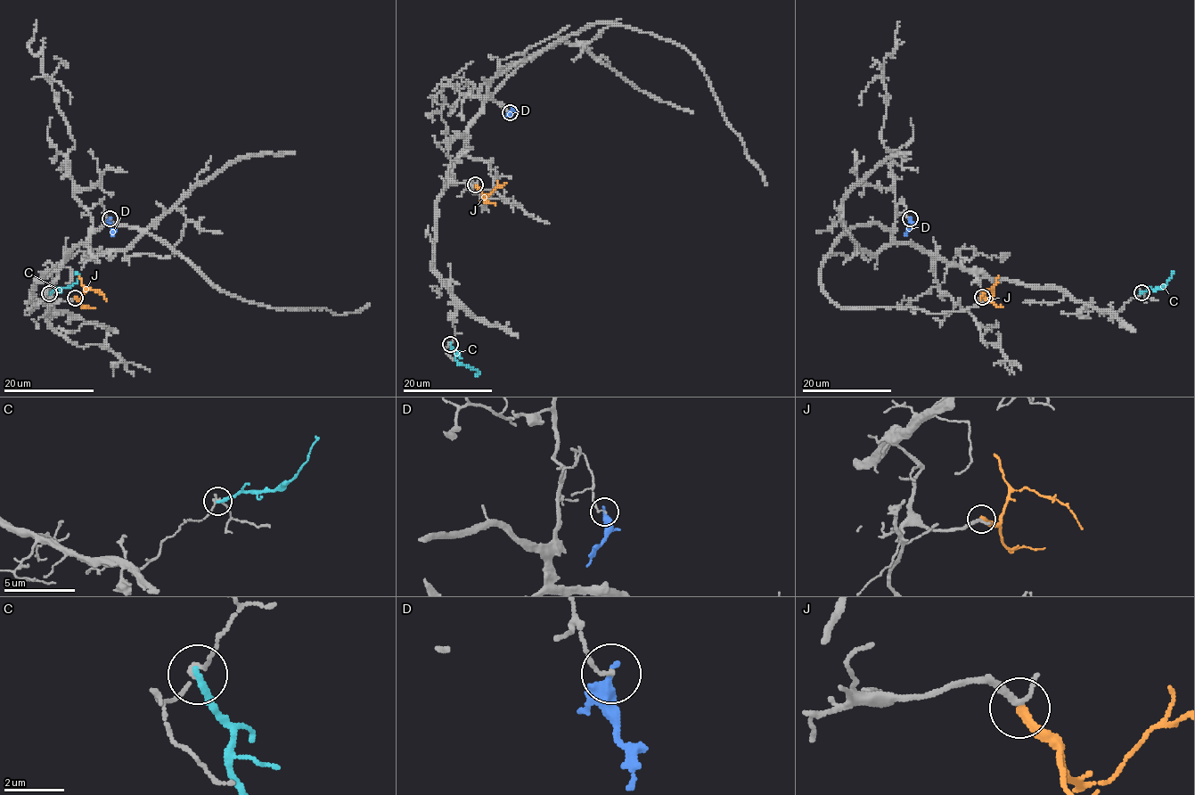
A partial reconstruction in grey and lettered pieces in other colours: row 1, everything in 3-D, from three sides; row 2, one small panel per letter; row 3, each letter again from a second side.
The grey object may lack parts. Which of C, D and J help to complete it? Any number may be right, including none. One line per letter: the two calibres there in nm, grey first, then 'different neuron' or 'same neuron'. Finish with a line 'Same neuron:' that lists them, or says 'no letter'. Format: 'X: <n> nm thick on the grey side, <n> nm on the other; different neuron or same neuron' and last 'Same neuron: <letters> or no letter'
C: 140 nm thick on the grey side, 240 nm on the other; different neuron
D: 120 nm thick on the grey side, 420 nm on the other; different neuron
J: 240 nm thick on the grey side, 320 nm on the other; same neuron
Same neuron: J

